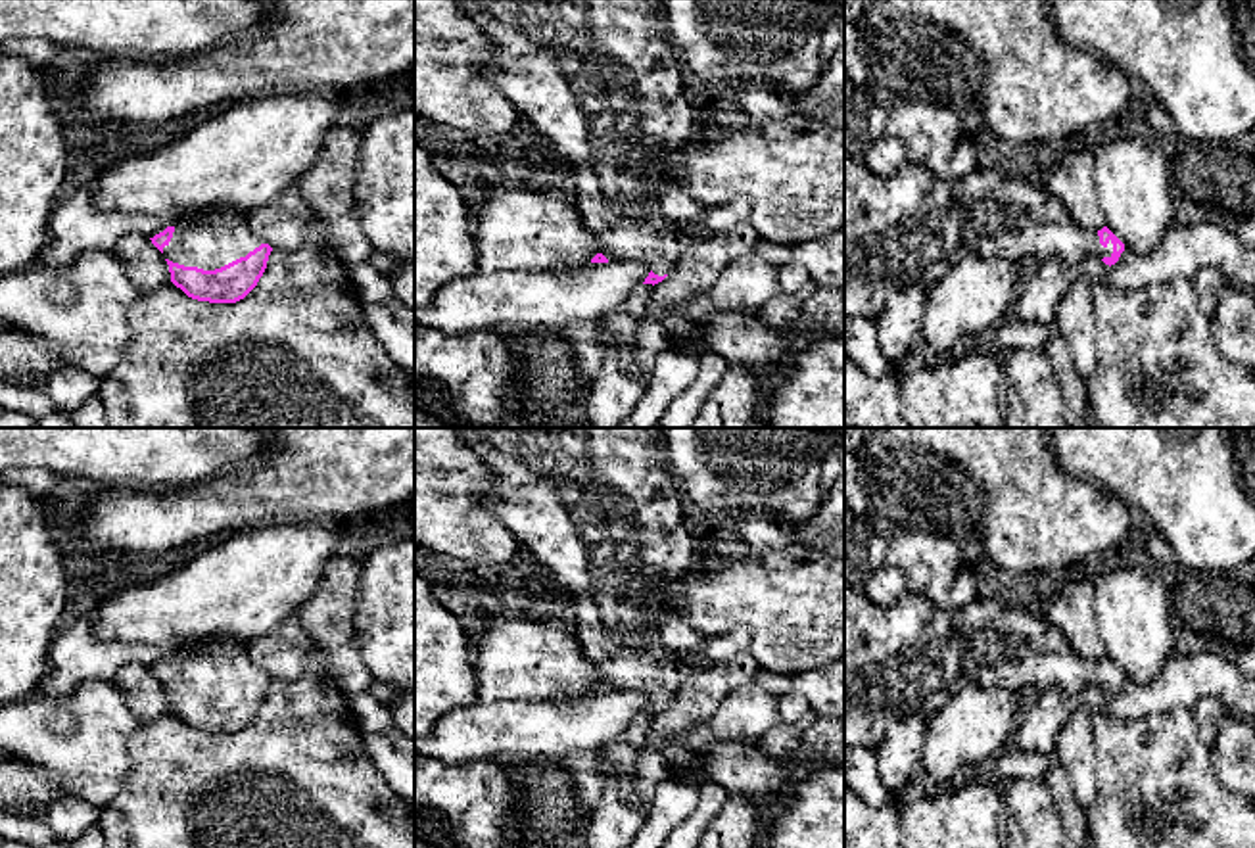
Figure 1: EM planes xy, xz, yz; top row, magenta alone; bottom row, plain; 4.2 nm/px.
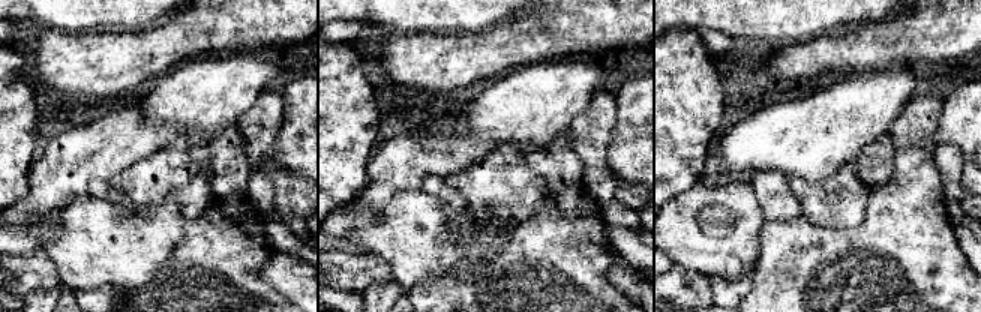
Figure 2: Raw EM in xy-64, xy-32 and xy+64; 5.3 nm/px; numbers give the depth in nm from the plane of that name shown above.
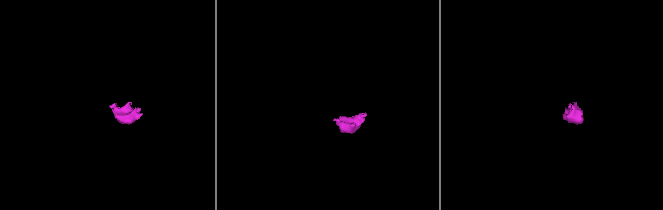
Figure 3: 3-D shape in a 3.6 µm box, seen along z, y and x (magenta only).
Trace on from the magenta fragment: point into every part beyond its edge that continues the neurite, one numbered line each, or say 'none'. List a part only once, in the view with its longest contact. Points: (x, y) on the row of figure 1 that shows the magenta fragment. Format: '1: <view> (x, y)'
1: xy (210, 242)
2: xz (624, 321)

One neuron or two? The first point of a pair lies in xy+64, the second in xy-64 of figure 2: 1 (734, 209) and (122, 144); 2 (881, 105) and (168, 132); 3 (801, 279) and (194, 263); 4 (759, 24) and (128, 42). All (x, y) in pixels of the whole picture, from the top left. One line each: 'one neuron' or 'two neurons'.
1: two neurons
2: two neurons
3: one neuron
4: two neurons

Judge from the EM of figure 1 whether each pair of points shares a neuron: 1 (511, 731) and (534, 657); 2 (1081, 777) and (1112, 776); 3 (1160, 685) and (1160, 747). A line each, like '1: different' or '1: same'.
1: different
2: different
3: different

